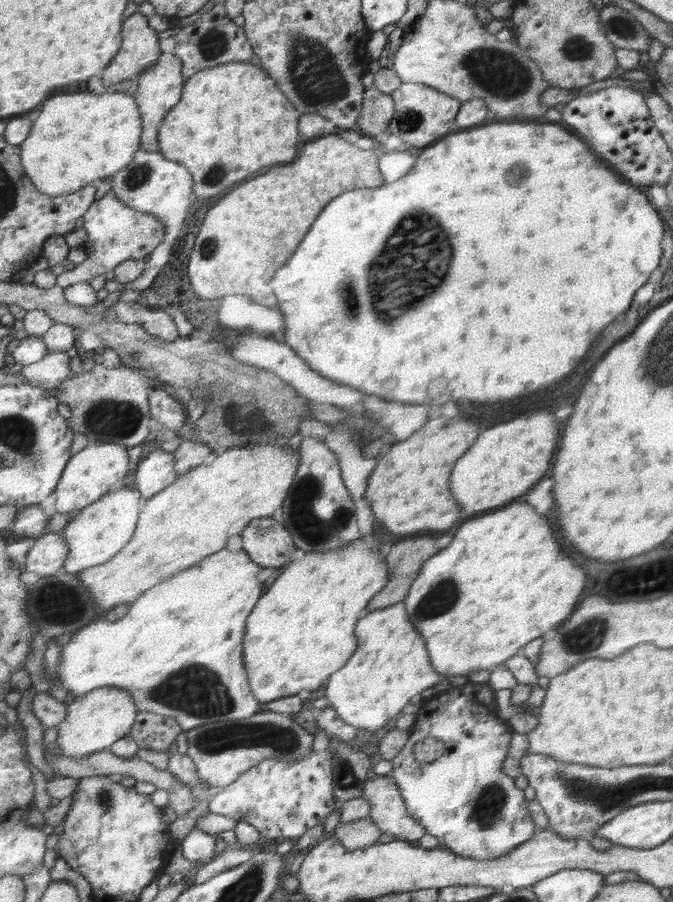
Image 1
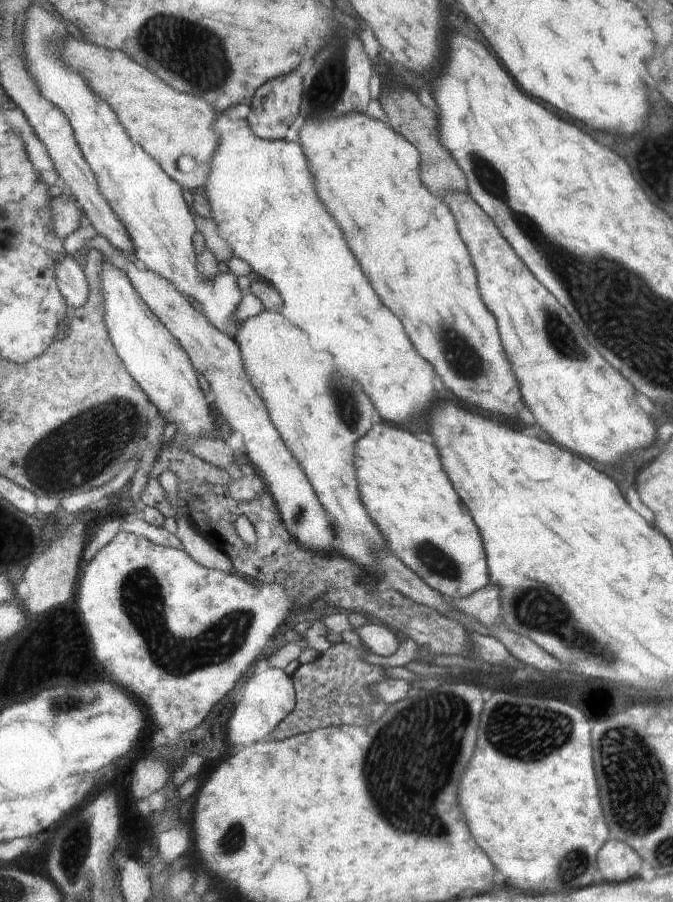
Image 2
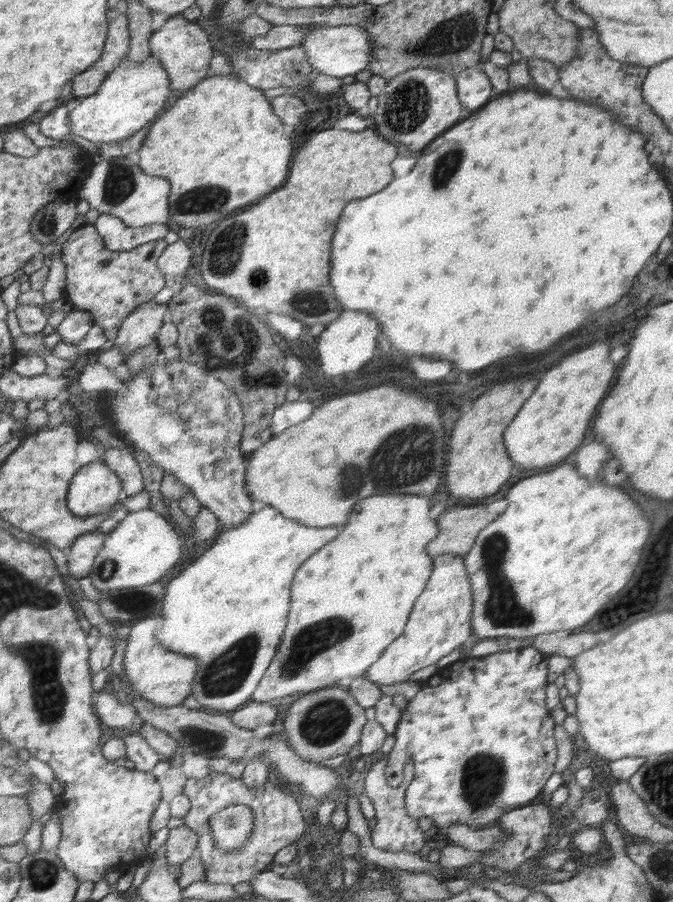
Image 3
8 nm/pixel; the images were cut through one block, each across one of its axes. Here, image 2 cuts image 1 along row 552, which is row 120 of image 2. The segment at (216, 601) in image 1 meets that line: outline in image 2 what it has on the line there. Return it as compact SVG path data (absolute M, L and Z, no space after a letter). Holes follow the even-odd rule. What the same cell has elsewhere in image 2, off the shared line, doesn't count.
M228 111L221 113L218 117L215 128L220 133L221 141L219 149L213 158L212 170L207 183L205 184L205 194L208 196L213 208L215 221L218 223L220 232L223 237L230 243L235 250L235 256L245 260L251 270L254 270L258 276L263 276L264 280L268 280L283 297L283 313L293 325L300 327L304 332L308 332L308 336L312 336L312 344L316 344L316 348L320 350L328 350L332 352L334 363L341 374L348 375L352 380L357 380L364 389L364 392L376 404L379 419L384 420L387 424L402 424L406 420L410 420L414 414L422 414L422 404L424 404L424 412L430 408L432 400L434 400L434 380L432 380L432 366L418 356L418 352L414 350L414 346L410 344L402 322L380 302L380 298L376 296L376 292L372 290L372 286L368 284L366 276L362 274L356 258L352 256L352 252L348 250L346 242L342 240L342 232L338 228L338 224L332 220L332 216L324 210L324 206L318 202L316 190L314 190L314 180L306 162L306 155L303 147L296 142L286 141L286 139L266 139L256 135L248 119L235 119Z

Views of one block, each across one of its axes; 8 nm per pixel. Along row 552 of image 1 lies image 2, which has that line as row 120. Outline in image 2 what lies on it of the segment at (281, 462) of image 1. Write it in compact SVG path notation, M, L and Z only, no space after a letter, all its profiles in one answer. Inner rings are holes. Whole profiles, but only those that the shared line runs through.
M73 35L63 40L59 57L71 69L83 73L88 84L95 90L95 93L104 100L107 100L112 108L118 113L120 122L127 128L128 134L141 144L159 163L168 174L179 181L186 190L198 190L204 186L211 175L213 158L219 149L221 136L215 128L220 112L213 104L206 102L197 96L172 90L162 77L150 68L144 66L122 49L111 49L90 40L80 40Z

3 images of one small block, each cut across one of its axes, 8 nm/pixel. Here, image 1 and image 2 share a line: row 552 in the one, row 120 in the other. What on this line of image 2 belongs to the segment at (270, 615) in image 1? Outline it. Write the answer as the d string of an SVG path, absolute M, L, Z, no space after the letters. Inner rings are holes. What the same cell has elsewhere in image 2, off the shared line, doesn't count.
M359 112L325 121L304 121L299 135L308 164L312 164L312 174L316 176L320 202L332 212L336 224L344 228L344 240L348 240L348 246L356 252L356 260L364 264L372 288L376 288L380 300L404 320L412 344L420 348L424 360L432 360L432 368L436 368L442 384L468 406L492 414L516 416L516 406L522 398L510 362L506 360L496 320L480 300L474 266L458 234L458 222L454 222L451 209L420 180L420 153L414 144L390 130L384 122Z

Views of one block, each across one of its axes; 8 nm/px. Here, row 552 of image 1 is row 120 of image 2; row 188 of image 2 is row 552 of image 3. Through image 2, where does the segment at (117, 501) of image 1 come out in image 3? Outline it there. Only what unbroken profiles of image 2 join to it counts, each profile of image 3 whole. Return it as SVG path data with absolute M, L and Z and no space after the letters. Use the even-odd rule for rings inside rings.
M149 508L131 513L118 529L109 534L91 577L101 591L144 588L160 582L168 574L175 575L184 556L185 544L176 528L162 514Z

